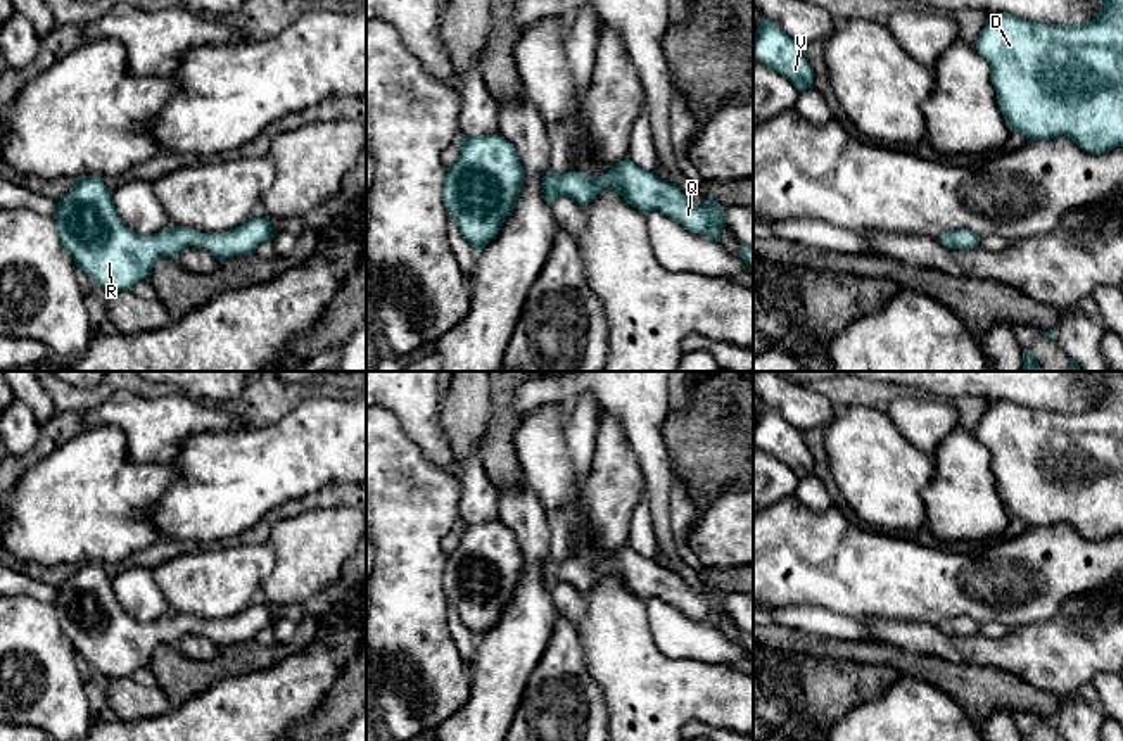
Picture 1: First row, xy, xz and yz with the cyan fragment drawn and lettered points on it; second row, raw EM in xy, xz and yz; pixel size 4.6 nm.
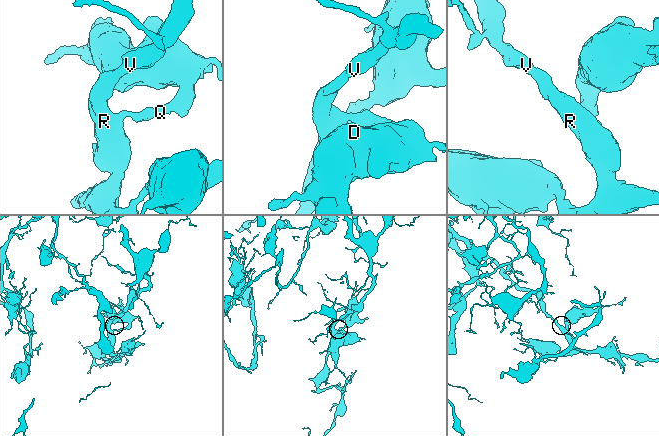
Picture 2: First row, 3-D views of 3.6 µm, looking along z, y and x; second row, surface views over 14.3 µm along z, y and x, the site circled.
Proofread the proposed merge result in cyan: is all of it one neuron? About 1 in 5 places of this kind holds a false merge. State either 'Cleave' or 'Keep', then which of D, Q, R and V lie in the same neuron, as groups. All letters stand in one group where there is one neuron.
Keep. Groups: D Q R V

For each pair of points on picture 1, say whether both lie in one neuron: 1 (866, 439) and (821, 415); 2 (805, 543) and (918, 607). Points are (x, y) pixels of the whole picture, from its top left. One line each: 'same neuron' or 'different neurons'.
1: different neurons
2: same neuron

